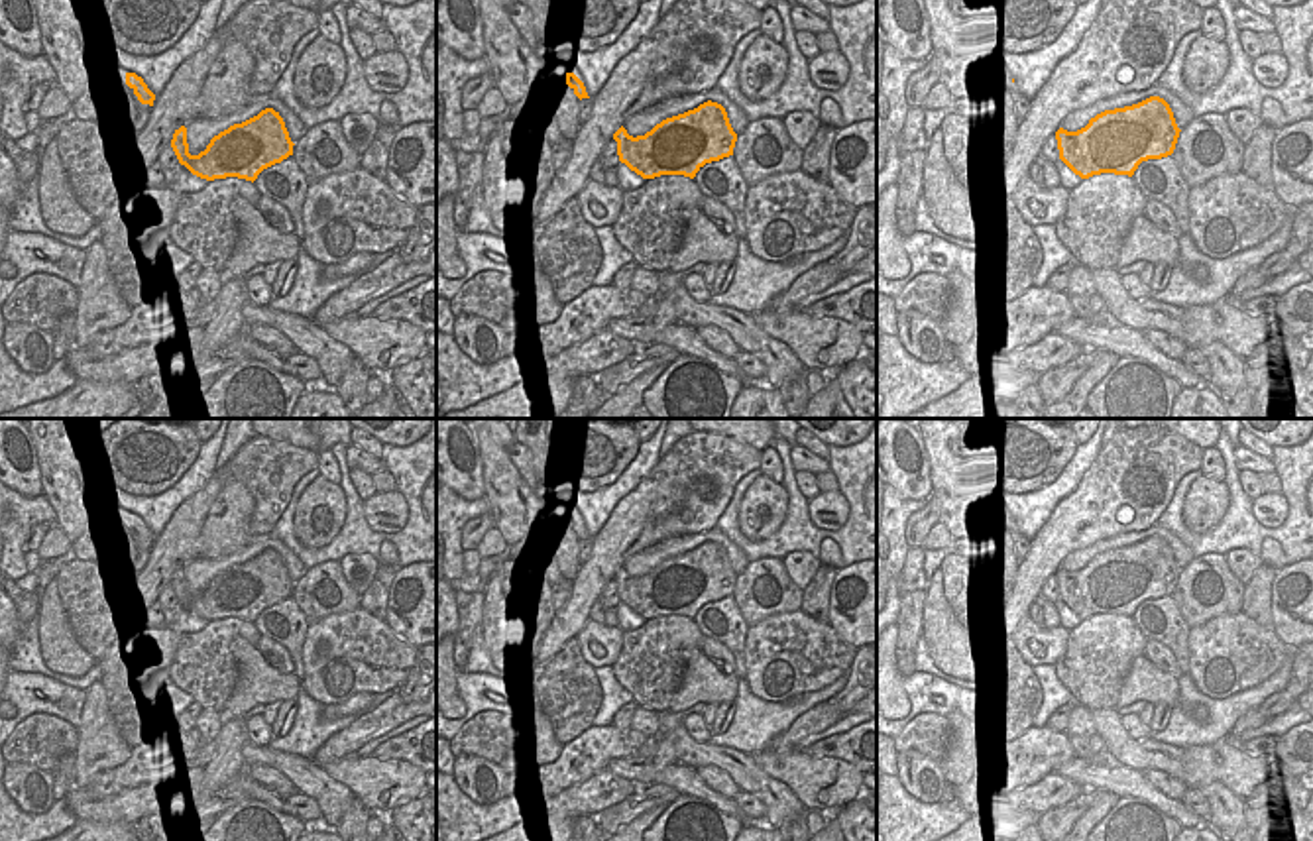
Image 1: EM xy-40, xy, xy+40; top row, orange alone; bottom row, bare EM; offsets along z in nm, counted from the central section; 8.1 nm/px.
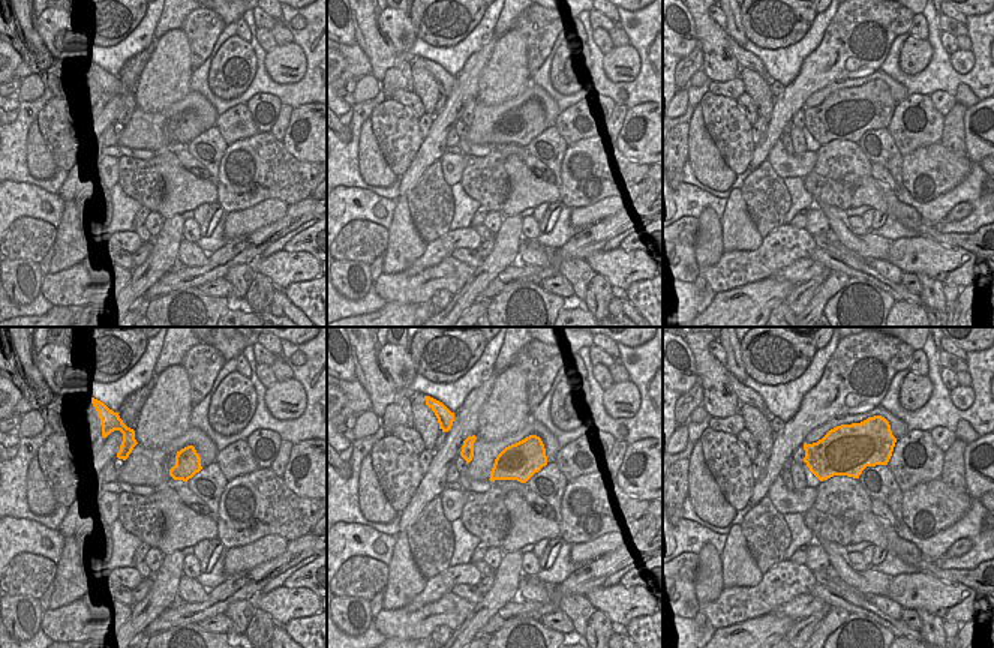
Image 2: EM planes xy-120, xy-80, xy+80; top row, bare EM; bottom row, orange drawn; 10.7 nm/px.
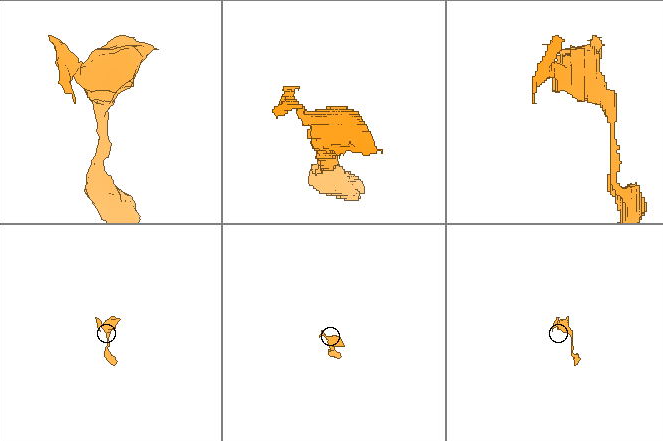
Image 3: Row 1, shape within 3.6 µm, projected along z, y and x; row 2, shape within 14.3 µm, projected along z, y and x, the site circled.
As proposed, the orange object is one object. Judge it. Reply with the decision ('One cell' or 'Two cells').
Two cells.

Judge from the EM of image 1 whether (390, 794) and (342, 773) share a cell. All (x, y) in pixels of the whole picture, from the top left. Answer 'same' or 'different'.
same

